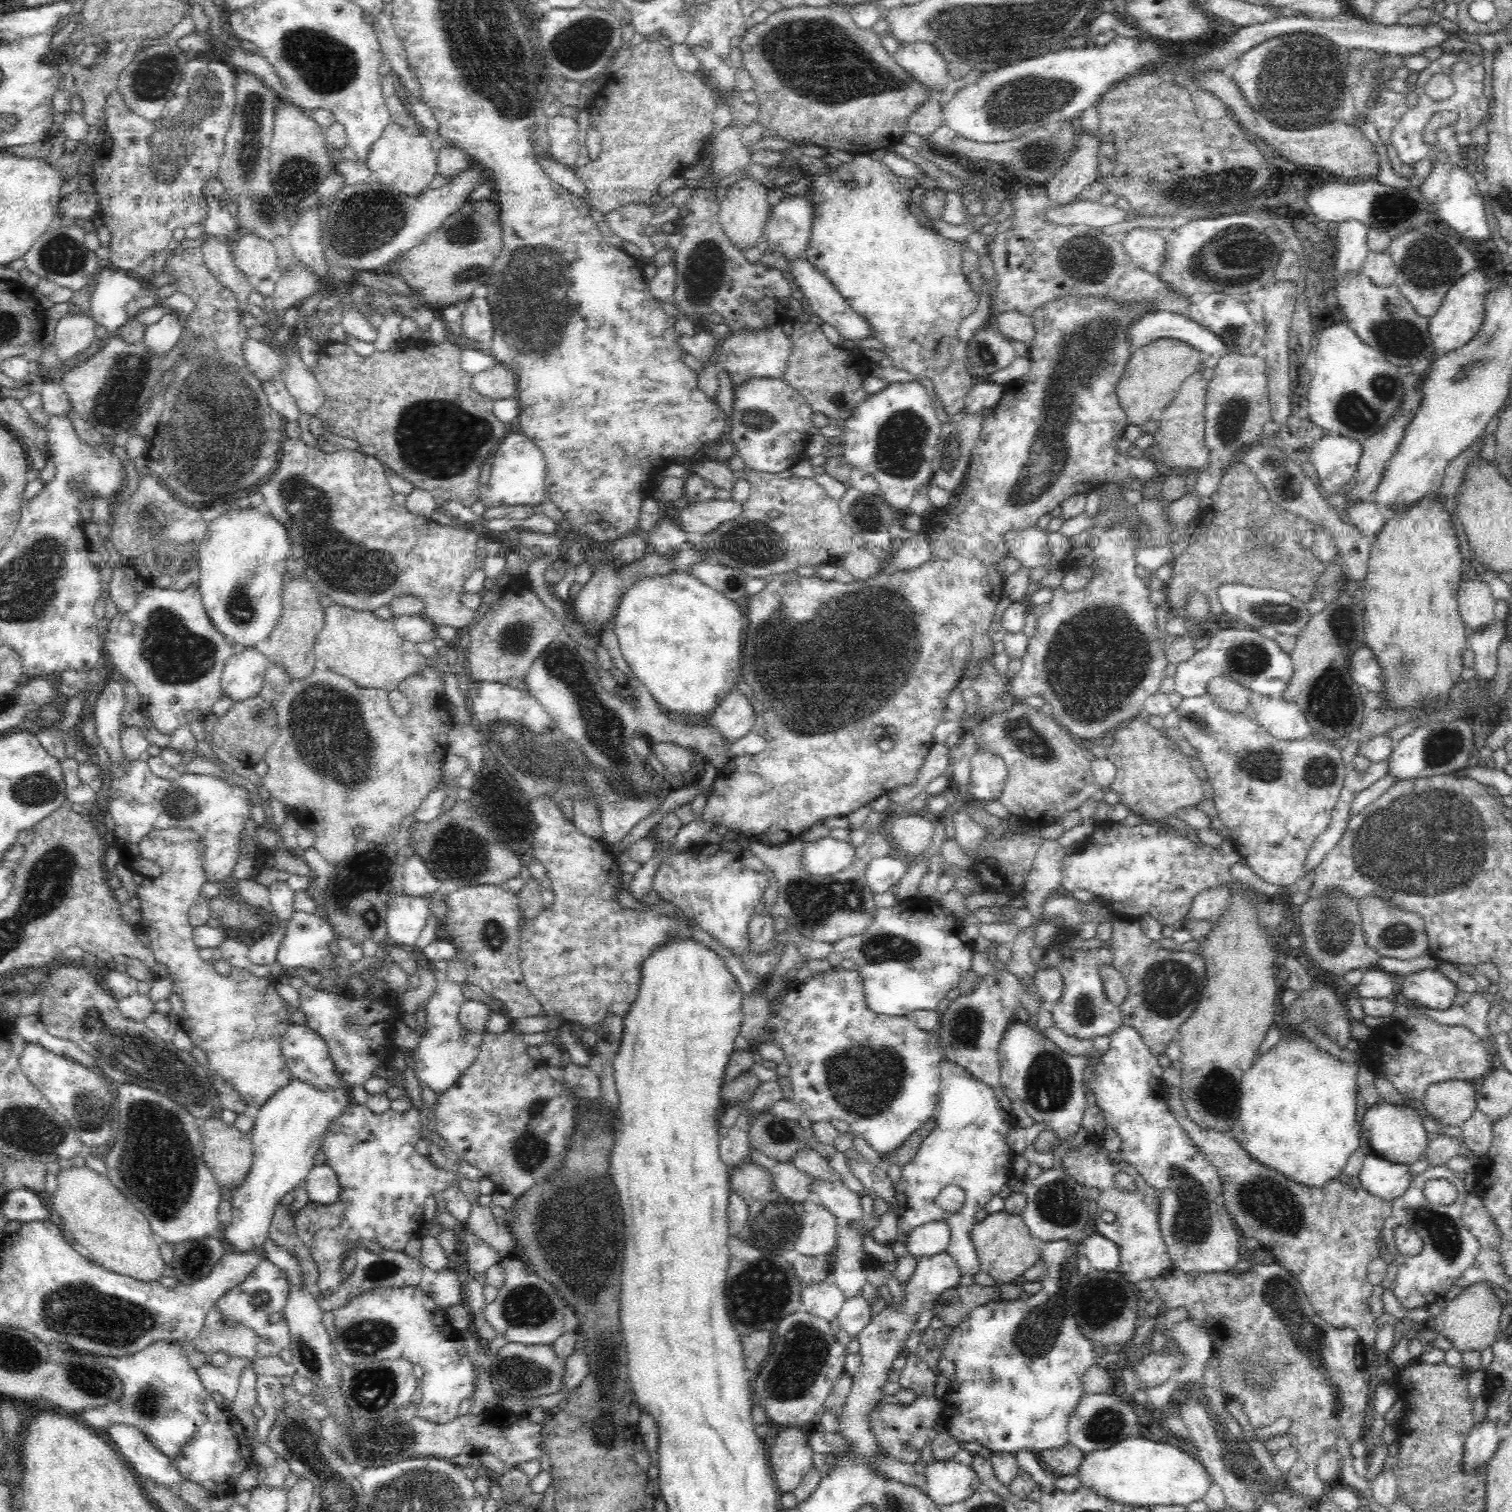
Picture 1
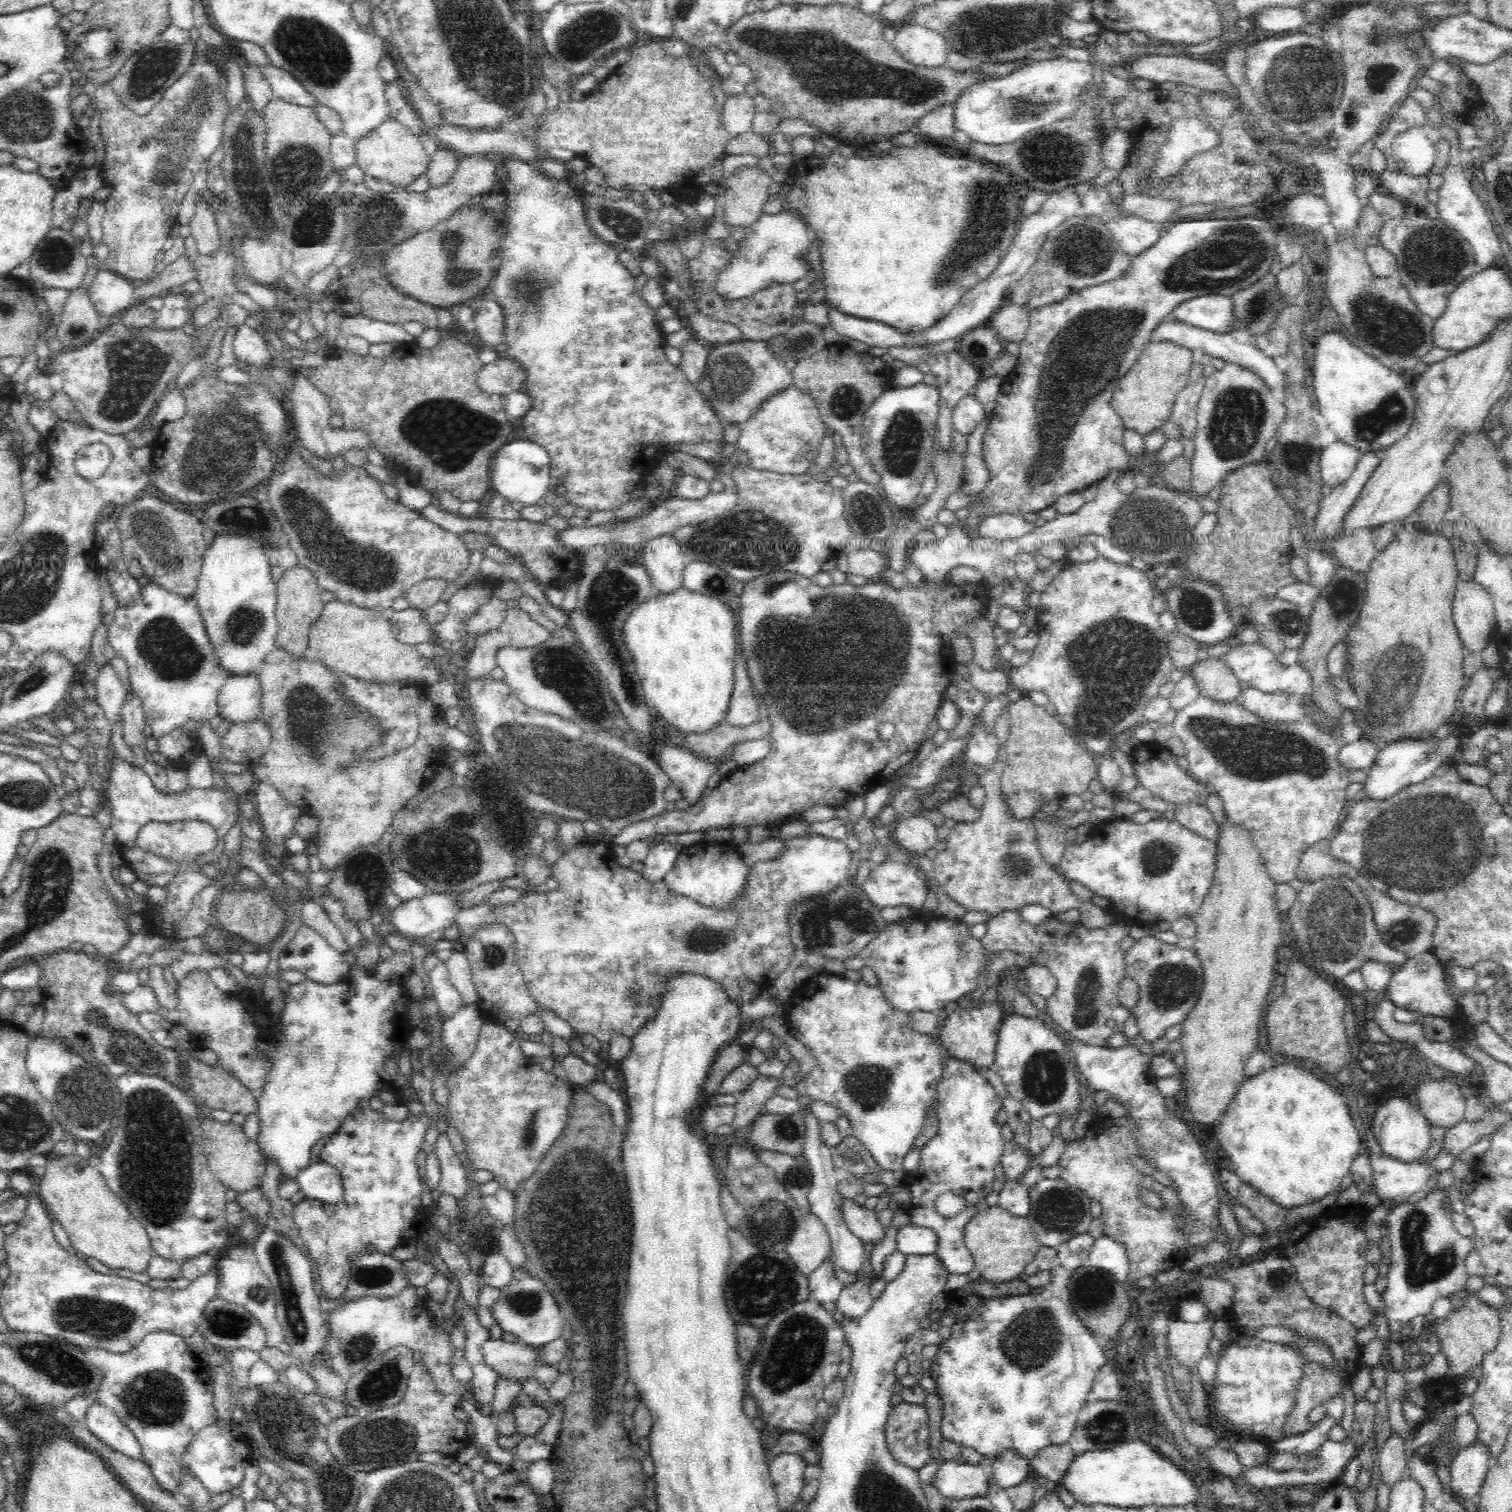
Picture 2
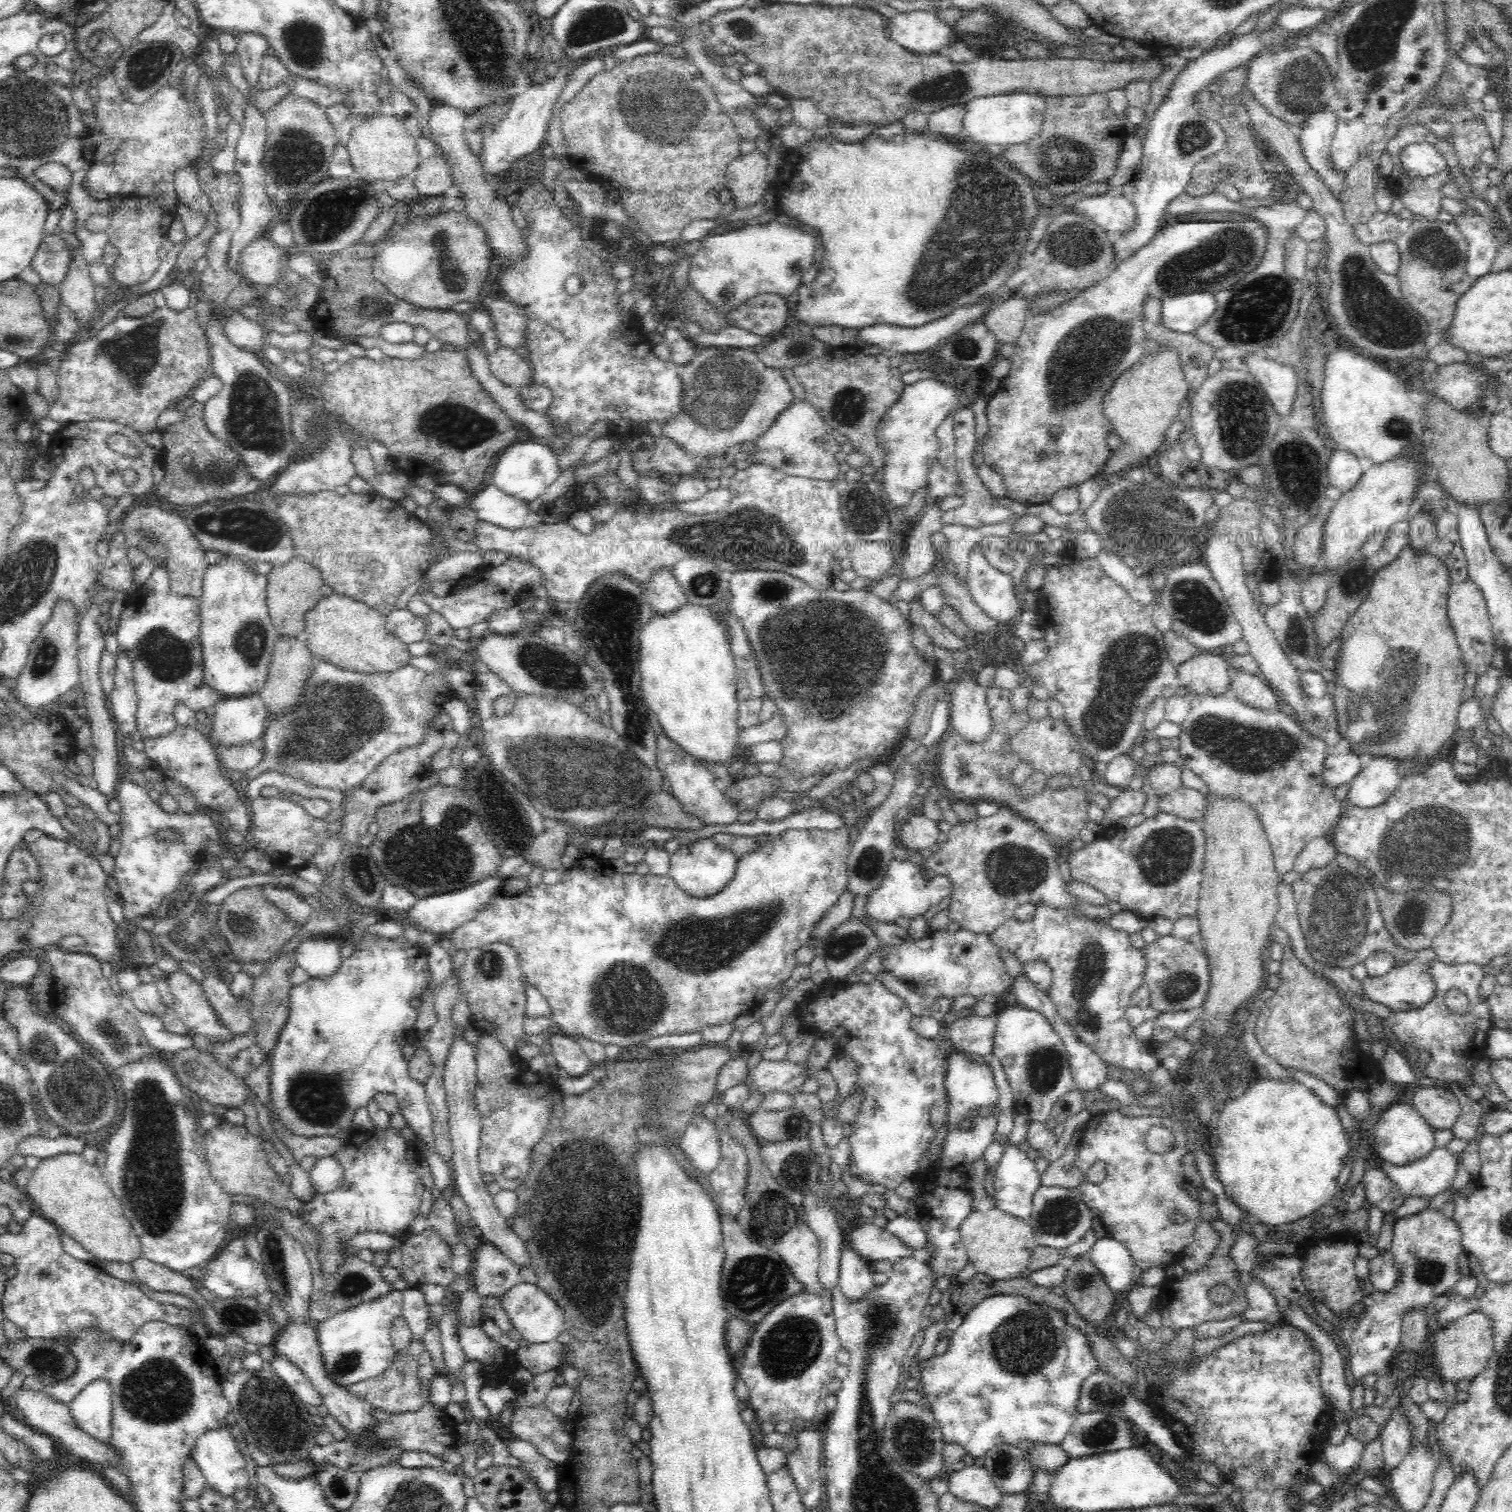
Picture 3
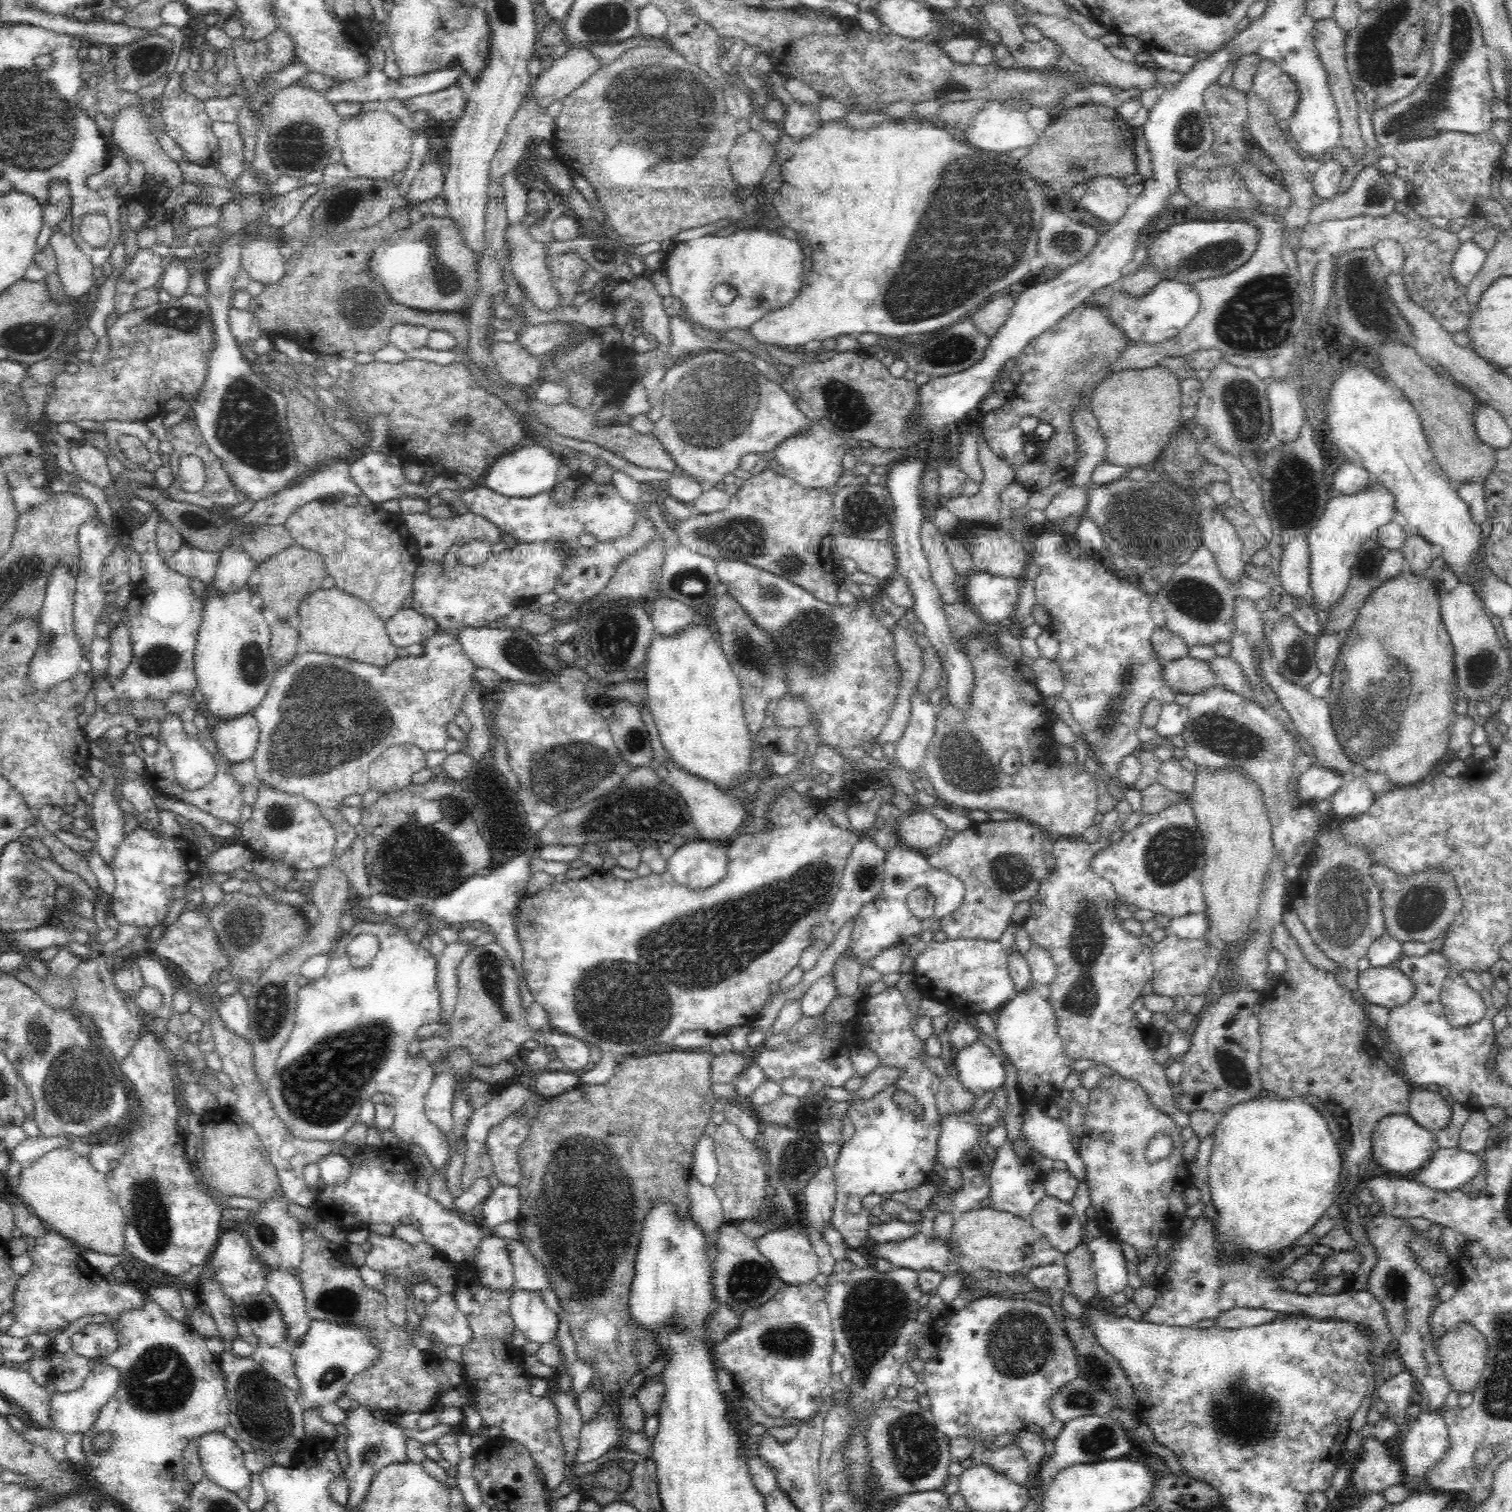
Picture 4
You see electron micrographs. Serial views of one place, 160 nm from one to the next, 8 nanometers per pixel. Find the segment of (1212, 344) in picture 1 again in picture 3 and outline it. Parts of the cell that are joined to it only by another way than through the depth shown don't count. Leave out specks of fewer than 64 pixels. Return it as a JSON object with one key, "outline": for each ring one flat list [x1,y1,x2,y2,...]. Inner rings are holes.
{"outline":[[1257,353,1244,355,1243,369,1248,372,1263,386,1266,396,1275,406,1275,411,1282,418,1286,416,1294,402,1296,392,1296,374,1290,366,1262,358]]}

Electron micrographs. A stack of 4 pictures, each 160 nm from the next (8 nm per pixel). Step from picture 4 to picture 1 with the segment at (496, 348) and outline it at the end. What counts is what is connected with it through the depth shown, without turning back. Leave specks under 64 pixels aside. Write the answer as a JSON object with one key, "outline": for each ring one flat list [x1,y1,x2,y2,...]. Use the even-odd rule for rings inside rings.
{"outline":[[495,364,471,377,472,391,493,401,517,396,516,375,508,367]]}

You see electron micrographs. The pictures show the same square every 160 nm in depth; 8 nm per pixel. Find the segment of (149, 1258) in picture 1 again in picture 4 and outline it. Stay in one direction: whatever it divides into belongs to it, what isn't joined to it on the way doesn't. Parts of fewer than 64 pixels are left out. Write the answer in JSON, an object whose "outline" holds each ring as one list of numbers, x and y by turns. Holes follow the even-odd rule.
{"outline":[[65,1146,52,1149,31,1167,23,1169,14,1195,41,1220,45,1230,74,1240,91,1252,110,1256,128,1254,127,1222,115,1194,110,1193,106,1176,97,1172,86,1157]]}

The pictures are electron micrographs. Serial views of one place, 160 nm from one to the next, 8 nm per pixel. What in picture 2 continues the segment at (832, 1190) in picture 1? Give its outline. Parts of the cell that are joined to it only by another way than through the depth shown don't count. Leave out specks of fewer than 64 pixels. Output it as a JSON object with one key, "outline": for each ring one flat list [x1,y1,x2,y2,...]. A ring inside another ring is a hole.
{"outline":[[840,1196,840,1211,847,1228,864,1243,876,1245,884,1237,886,1230,883,1230,869,1203,857,1204,854,1198]]}

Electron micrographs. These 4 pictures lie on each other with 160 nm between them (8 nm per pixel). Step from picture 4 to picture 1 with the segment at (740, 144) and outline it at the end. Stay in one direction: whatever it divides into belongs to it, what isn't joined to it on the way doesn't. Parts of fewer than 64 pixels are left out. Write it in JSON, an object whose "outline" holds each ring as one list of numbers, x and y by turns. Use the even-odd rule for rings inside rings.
{"outline":[[751,177,741,179,738,183,728,187,726,198,720,202,717,220,722,227,724,234,740,252,747,248,757,246,766,223,769,220,768,212,771,212,771,205,767,202,767,192,764,184,756,182]]}

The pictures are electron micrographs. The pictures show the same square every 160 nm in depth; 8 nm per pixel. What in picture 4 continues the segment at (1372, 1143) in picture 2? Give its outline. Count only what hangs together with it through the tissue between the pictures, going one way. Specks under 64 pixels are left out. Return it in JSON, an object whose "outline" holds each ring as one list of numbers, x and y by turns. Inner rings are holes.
{"outline":[[1458,1147,1436,1148,1430,1161,1418,1170,1412,1181,1434,1190,1460,1189,1480,1170,1479,1154,1463,1152]]}

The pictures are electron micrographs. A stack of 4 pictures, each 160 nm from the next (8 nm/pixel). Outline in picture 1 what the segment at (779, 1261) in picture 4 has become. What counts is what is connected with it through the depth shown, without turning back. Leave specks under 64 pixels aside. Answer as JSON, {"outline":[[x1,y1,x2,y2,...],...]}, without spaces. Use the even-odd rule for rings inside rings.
{"outline":[[803,1200,801,1207,802,1229,791,1249,791,1254,818,1256,835,1248,838,1228,841,1225,837,1216,824,1205,816,1204,812,1200]]}

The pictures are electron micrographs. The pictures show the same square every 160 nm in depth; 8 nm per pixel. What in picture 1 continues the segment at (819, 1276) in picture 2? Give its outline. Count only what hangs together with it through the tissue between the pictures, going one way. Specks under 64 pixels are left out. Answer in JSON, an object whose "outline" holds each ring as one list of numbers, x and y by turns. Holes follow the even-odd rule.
{"outline":[[827,1280,826,1283,819,1282,802,1287,800,1300,800,1309,830,1324,837,1320,845,1301,838,1287,832,1281]]}

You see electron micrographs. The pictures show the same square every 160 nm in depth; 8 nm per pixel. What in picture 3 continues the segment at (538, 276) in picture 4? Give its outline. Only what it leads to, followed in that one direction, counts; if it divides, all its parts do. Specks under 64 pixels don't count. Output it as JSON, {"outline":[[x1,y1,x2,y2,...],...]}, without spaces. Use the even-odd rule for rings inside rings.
{"outline":[[433,104,428,114,428,126,425,134,430,141,438,147,438,153,442,154,450,169,452,169,453,186,460,192,458,199,462,201,463,207,459,207,470,219,482,222,486,231,490,247,497,252,500,264,512,258,518,258,524,254,524,230,516,227,511,216,511,206,504,202,503,196,498,197,495,189,488,184,488,176,483,174,476,154,469,149,464,139,463,124,468,116,464,111,454,107]]}

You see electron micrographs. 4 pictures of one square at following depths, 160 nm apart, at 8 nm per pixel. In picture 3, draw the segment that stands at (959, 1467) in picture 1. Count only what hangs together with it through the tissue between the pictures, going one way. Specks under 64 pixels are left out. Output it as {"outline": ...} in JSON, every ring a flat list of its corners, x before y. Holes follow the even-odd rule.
{"outline":[[965,1466,945,1475,948,1492,964,1502,972,1502,993,1510,1002,1500,1003,1494,985,1467]]}

